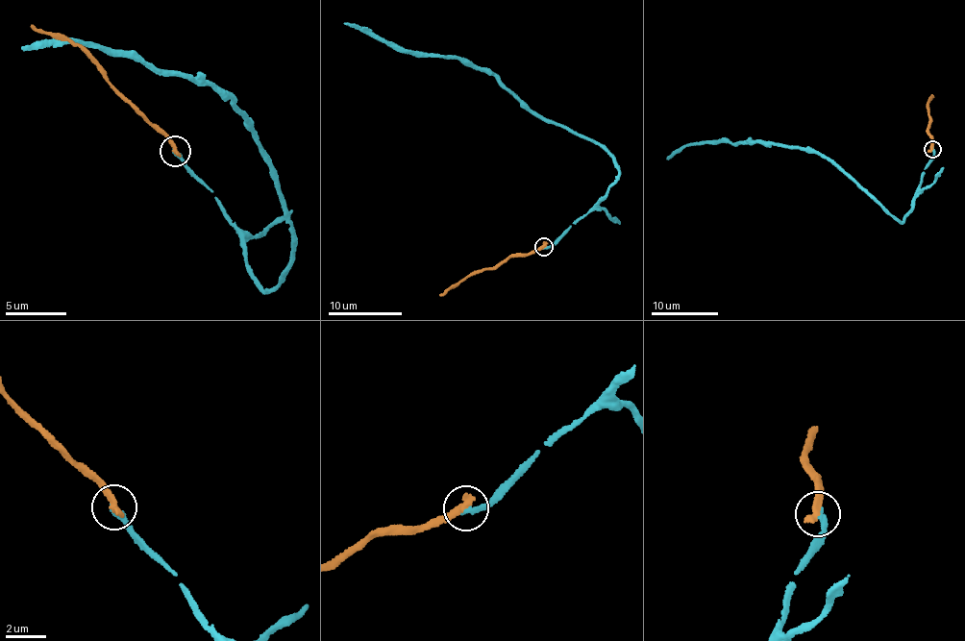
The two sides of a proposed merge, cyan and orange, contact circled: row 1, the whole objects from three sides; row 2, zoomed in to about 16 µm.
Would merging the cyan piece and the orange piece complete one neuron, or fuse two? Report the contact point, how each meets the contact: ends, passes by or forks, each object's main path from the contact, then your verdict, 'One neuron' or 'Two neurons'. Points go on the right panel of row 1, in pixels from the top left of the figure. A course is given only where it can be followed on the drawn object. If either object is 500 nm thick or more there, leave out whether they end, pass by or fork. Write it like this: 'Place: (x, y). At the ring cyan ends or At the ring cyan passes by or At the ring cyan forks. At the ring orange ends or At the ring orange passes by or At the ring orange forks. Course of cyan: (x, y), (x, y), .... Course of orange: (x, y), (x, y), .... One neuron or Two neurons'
Place: (932, 149). At the ring cyan ends. At the ring orange ends. Course of cyan: (932, 148), (911, 209), (901, 221), (813, 152), (771, 143), (733, 146), (722, 141), (684, 146), (667, 160). Course of orange: (932, 148), (927, 131), (931, 121), (926, 108), (932, 96). Two neurons

